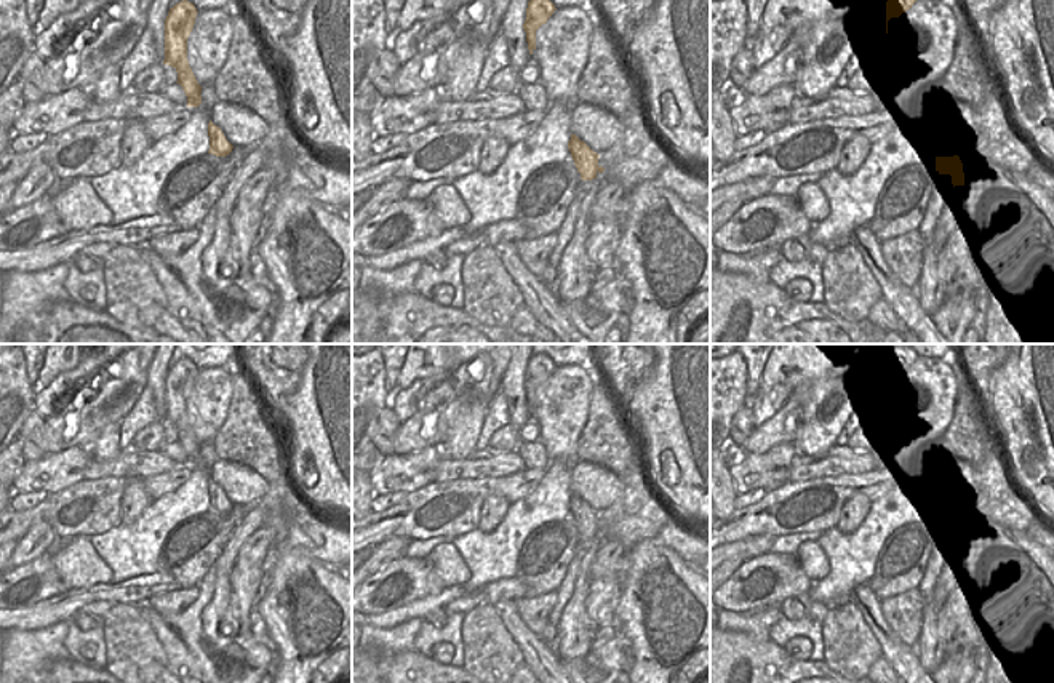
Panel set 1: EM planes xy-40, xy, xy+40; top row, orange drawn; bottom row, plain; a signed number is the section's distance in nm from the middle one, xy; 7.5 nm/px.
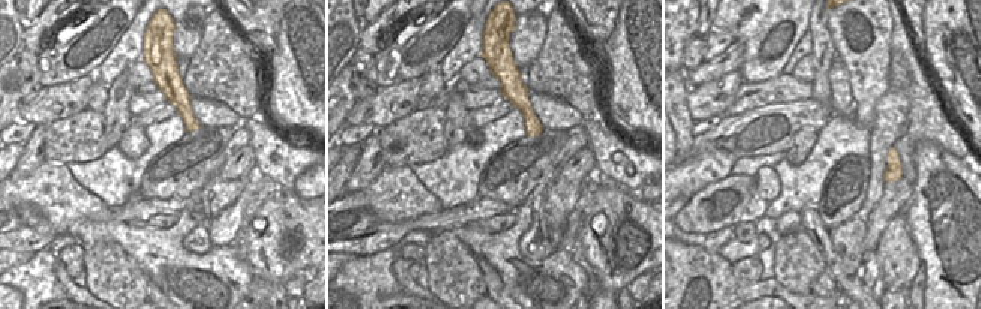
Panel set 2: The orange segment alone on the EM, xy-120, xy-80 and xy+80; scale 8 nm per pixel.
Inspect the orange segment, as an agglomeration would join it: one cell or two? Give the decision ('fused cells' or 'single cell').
single cell

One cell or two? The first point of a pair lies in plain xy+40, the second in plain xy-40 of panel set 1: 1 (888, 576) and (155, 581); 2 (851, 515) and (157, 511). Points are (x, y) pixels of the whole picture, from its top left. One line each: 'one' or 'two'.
1: two
2: two

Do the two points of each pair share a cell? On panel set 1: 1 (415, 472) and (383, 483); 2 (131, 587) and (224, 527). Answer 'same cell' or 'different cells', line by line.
1: same cell
2: different cells

